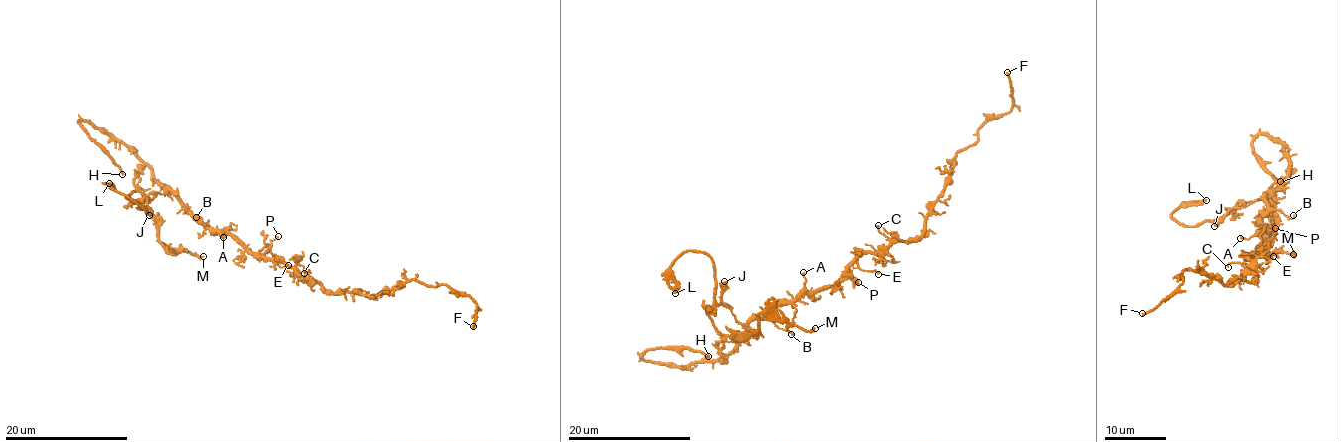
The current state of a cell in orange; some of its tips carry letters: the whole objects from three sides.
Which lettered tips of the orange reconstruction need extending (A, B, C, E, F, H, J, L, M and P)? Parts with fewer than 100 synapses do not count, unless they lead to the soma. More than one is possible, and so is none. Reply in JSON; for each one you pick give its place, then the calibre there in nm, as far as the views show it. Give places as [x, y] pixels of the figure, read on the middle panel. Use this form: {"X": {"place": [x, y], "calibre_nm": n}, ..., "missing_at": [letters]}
{"F": {"place": [1007, 72], "calibre_nm": 190}, "missing_at": ["F"]}

